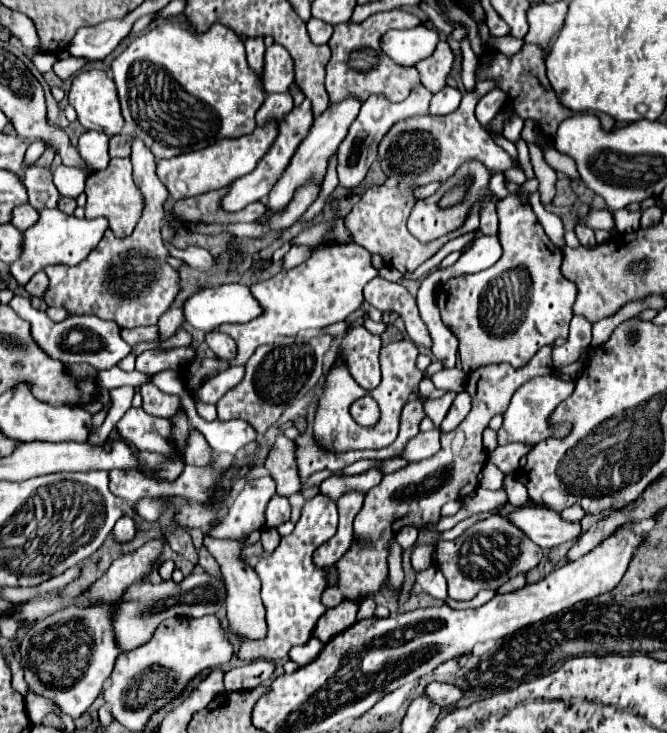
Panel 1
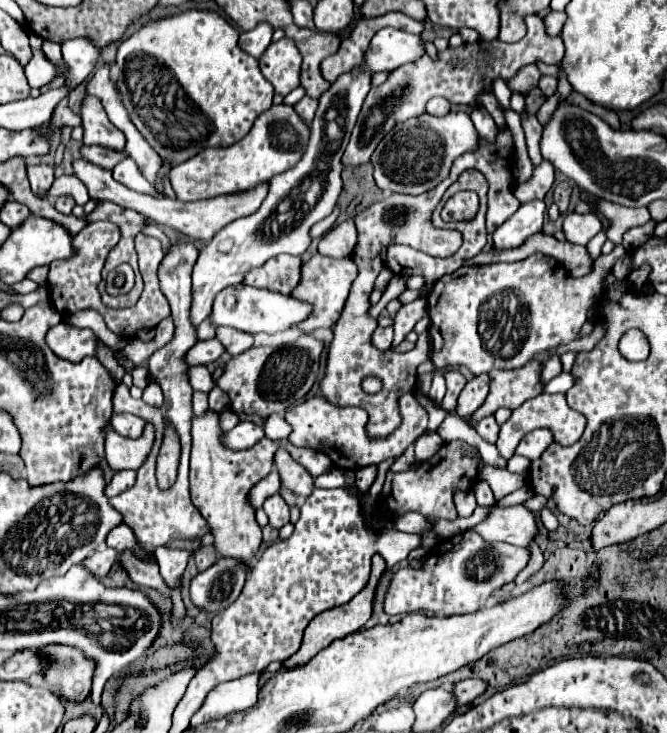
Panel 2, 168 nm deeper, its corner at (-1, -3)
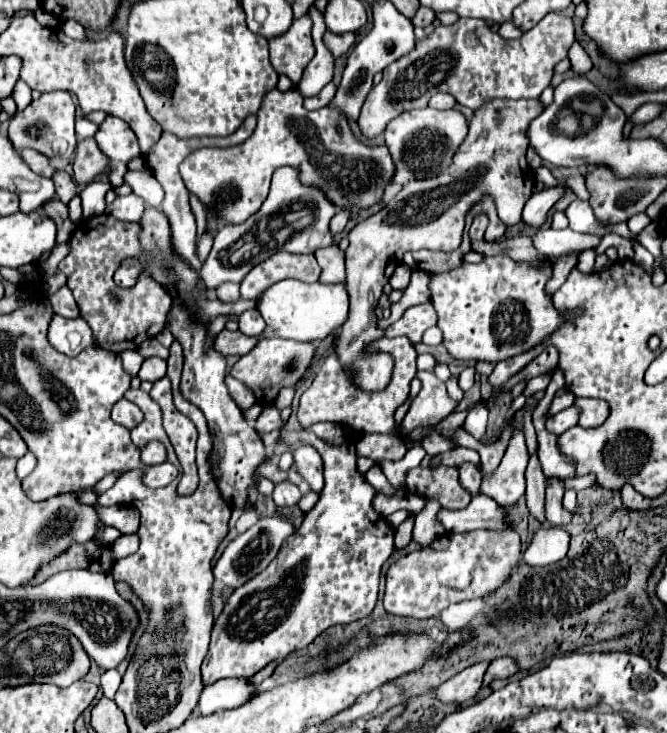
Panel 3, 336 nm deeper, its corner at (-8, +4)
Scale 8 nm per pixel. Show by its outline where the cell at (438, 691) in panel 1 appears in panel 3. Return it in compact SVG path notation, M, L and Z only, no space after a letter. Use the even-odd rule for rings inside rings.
M496 658L496 660L492 660L492 664L490 664L488 670L486 670L482 686L488 688L492 680L510 678L510 676L514 676L516 672L518 672L518 668L516 668L516 662L514 662L512 658Z

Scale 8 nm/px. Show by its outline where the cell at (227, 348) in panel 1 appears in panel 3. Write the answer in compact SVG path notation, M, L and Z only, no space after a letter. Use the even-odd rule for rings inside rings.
M246 310L238 316L238 330L246 336L260 336L264 326L264 320L260 320L260 314L256 314L254 310Z

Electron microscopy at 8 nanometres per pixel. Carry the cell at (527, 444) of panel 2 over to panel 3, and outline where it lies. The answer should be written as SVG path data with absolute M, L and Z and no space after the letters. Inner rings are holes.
M566 408L566 410L554 414L554 416L550 416L550 418L546 420L546 430L552 432L552 434L556 434L556 436L560 436L560 434L564 434L568 428L576 426L576 420L578 420L576 408Z

